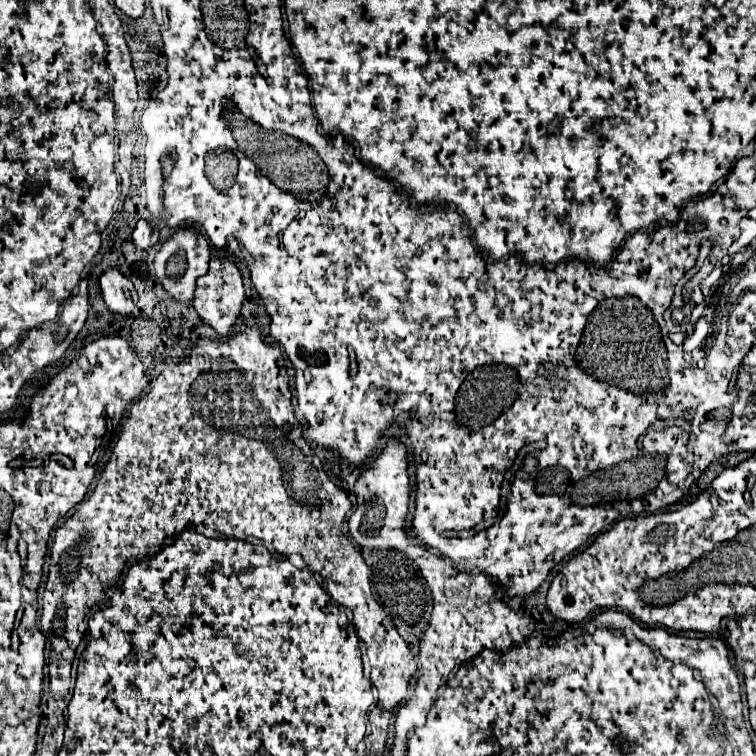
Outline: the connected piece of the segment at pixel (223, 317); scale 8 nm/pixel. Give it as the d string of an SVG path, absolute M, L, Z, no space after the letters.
M212 258L208 274L200 276L196 284L198 284L196 286L196 298L192 302L194 310L220 336L228 336L232 332L236 320L240 318L240 308L244 302L244 286L242 286L242 276L240 276L238 268L226 258Z

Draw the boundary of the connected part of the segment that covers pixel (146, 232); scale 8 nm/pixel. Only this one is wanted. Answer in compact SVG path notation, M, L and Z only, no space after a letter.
M140 220L132 232L132 242L140 250L148 250L158 242L158 230L148 226L146 220Z

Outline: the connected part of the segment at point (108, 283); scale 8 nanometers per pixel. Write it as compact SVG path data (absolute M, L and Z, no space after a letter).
M112 268L100 276L100 290L102 290L102 298L112 314L120 314L120 316L132 314L132 310L138 302L138 294L134 290L134 284L124 274L120 274L116 268Z

